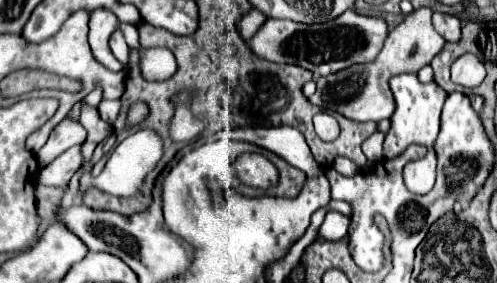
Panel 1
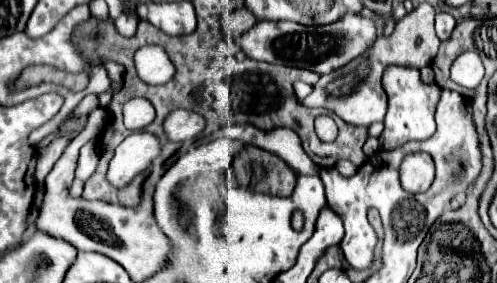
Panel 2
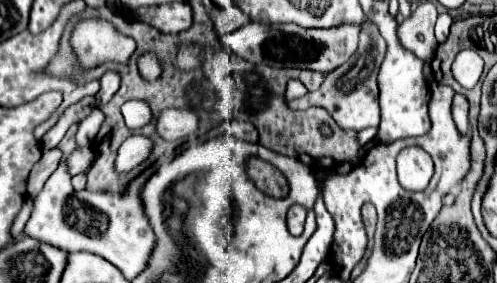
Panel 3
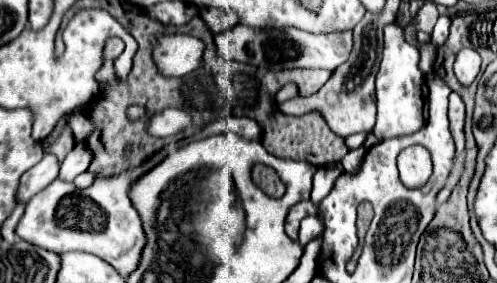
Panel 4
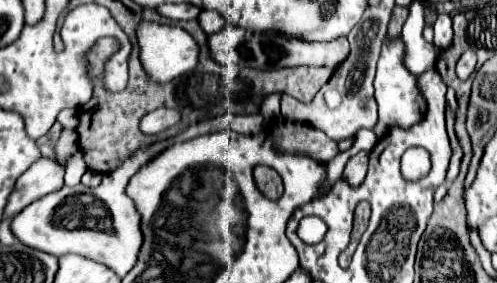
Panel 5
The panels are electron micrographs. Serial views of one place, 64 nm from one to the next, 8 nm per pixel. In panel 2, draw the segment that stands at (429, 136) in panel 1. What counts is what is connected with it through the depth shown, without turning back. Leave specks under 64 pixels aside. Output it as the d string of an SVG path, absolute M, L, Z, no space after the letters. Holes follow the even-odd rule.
M388 66L382 76L382 88L388 98L388 112L384 116L384 132L378 136L384 150L392 150L408 140L426 140L434 134L434 110L440 98L440 88L436 84L428 86L420 78L420 70L408 66Z

